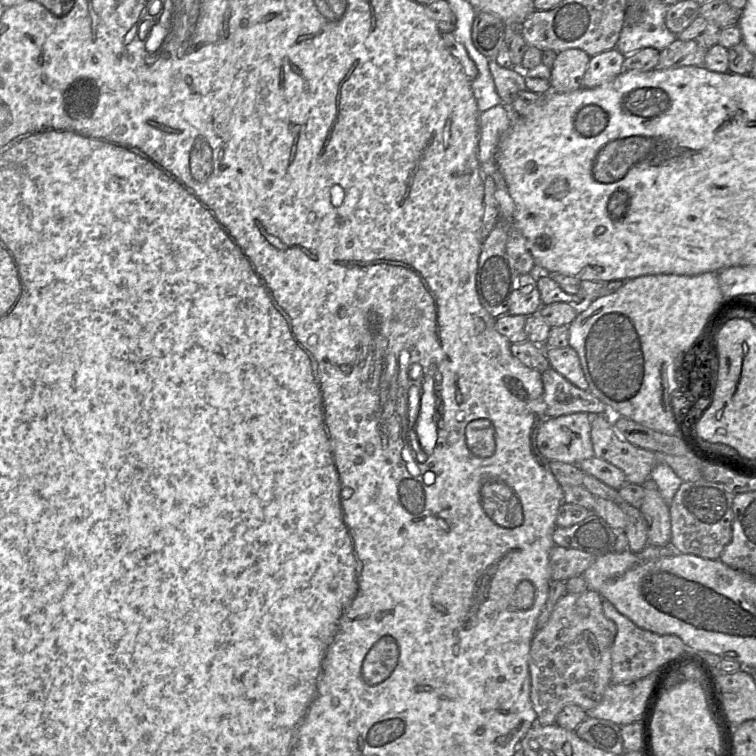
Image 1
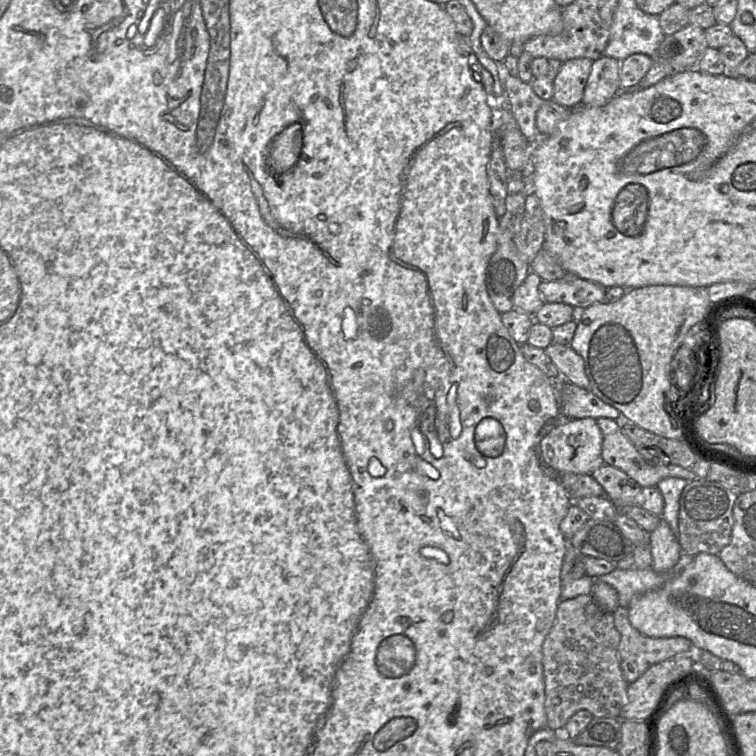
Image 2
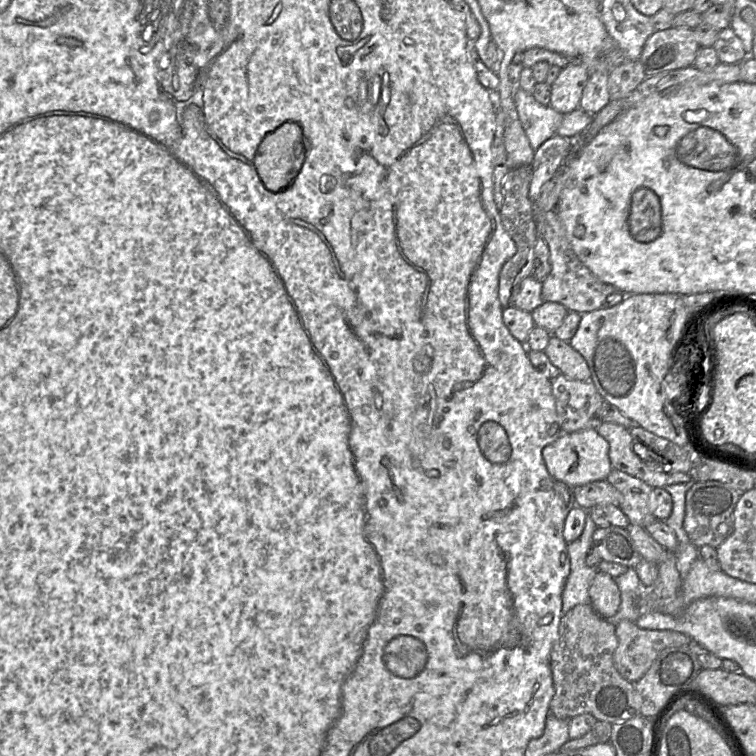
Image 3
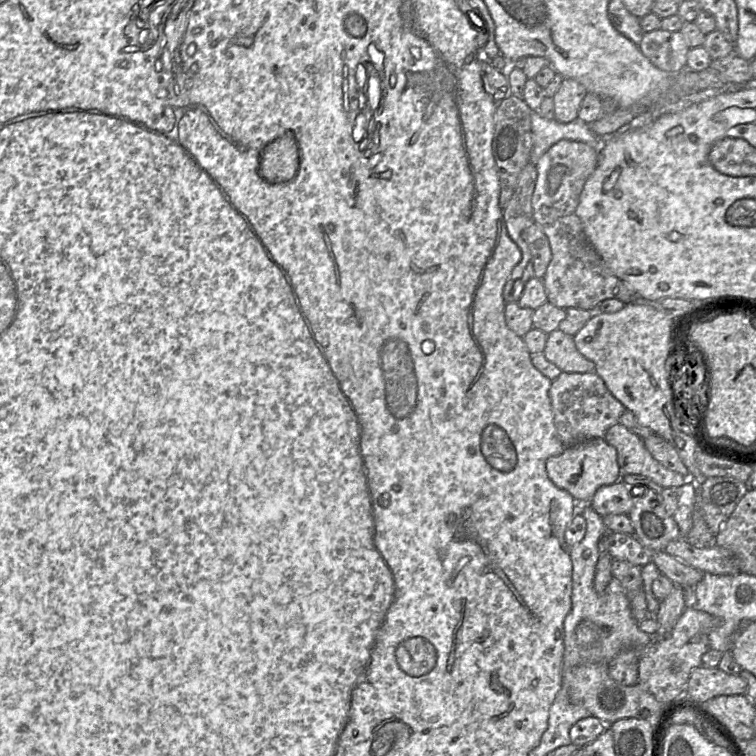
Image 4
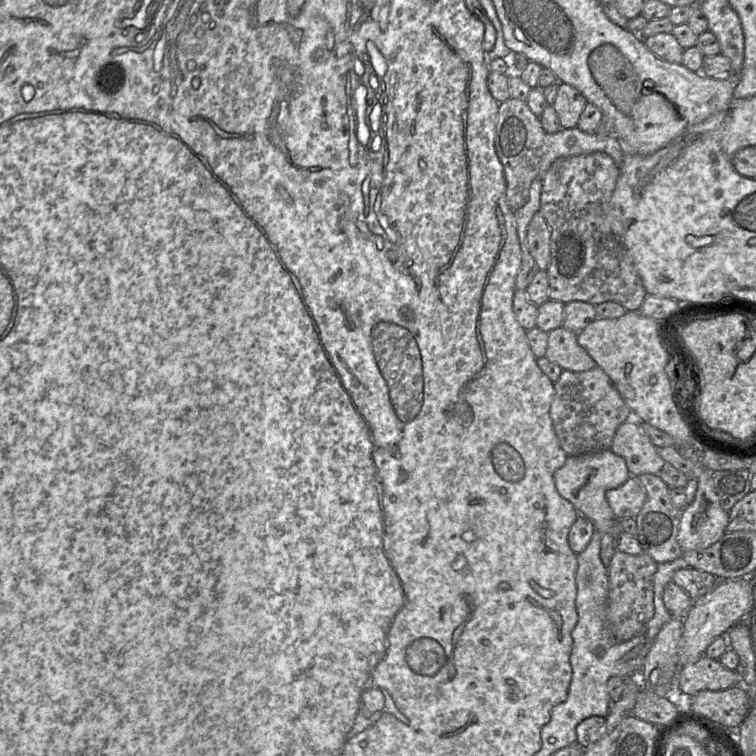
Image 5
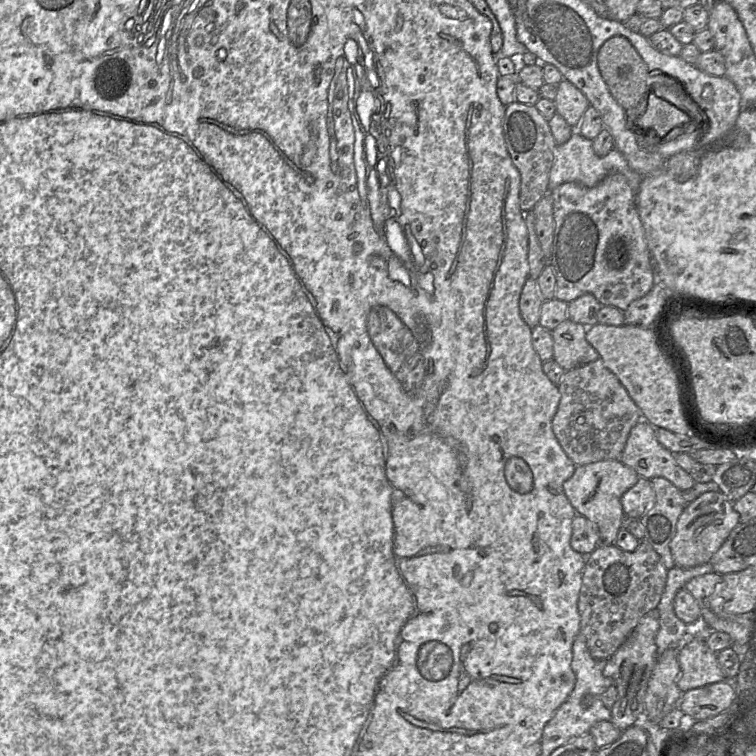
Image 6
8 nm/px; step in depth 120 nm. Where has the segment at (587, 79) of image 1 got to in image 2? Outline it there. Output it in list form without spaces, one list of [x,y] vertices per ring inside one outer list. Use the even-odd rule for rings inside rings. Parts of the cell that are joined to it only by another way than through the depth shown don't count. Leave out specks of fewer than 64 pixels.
[[[607,56],[593,61],[581,106],[603,106],[620,92],[620,63]]]

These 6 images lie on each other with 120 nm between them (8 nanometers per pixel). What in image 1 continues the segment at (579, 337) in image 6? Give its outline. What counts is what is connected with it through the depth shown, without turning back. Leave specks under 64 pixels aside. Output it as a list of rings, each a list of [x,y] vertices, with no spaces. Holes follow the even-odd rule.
[[[571,347],[544,349],[550,368],[557,371],[573,385],[584,391],[589,390],[578,354]]]

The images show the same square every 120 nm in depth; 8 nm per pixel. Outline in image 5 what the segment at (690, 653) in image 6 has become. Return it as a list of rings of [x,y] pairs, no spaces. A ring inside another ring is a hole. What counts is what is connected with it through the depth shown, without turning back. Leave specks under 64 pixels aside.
[[[702,656],[697,662],[682,667],[678,673],[678,686],[687,696],[703,690],[721,691],[743,685],[736,670],[730,670],[719,660]]]

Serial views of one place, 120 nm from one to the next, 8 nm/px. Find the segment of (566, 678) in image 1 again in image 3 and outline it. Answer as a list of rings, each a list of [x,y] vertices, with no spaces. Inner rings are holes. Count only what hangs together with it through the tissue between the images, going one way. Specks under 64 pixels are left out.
[[[579,604],[563,614],[558,638],[550,655],[555,693],[549,704],[550,712],[558,719],[571,720],[581,714],[591,714],[598,721],[611,724],[624,722],[640,714],[642,696],[634,684],[624,679],[614,666],[613,655],[618,646],[615,626],[600,616],[591,604]]]

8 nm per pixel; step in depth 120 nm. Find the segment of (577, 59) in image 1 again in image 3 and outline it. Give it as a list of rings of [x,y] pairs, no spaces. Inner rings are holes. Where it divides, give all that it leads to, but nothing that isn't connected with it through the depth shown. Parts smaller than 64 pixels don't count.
[[[570,62],[563,67],[551,86],[550,106],[562,114],[579,108],[589,76],[588,70],[580,63]]]

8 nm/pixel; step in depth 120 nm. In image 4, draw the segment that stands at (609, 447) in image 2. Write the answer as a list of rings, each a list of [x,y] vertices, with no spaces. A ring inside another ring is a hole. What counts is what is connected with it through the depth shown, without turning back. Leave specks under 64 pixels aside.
[[[620,423],[610,427],[604,439],[616,449],[622,474],[645,476],[662,488],[678,488],[689,479],[655,460],[645,447],[643,439]]]

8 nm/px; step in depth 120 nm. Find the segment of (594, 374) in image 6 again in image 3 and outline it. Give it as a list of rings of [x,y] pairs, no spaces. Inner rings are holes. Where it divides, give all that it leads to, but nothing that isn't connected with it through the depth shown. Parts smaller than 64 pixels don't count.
[[[560,374],[554,380],[551,380],[551,383],[563,434],[595,426],[595,414],[604,400],[591,381],[569,379]]]

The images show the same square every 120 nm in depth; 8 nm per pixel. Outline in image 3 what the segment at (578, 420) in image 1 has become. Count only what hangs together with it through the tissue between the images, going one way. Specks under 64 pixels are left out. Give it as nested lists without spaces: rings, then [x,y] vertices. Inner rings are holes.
[[[595,426],[564,433],[543,448],[542,457],[549,474],[572,488],[606,480],[613,469],[609,459],[609,443],[597,432]]]

